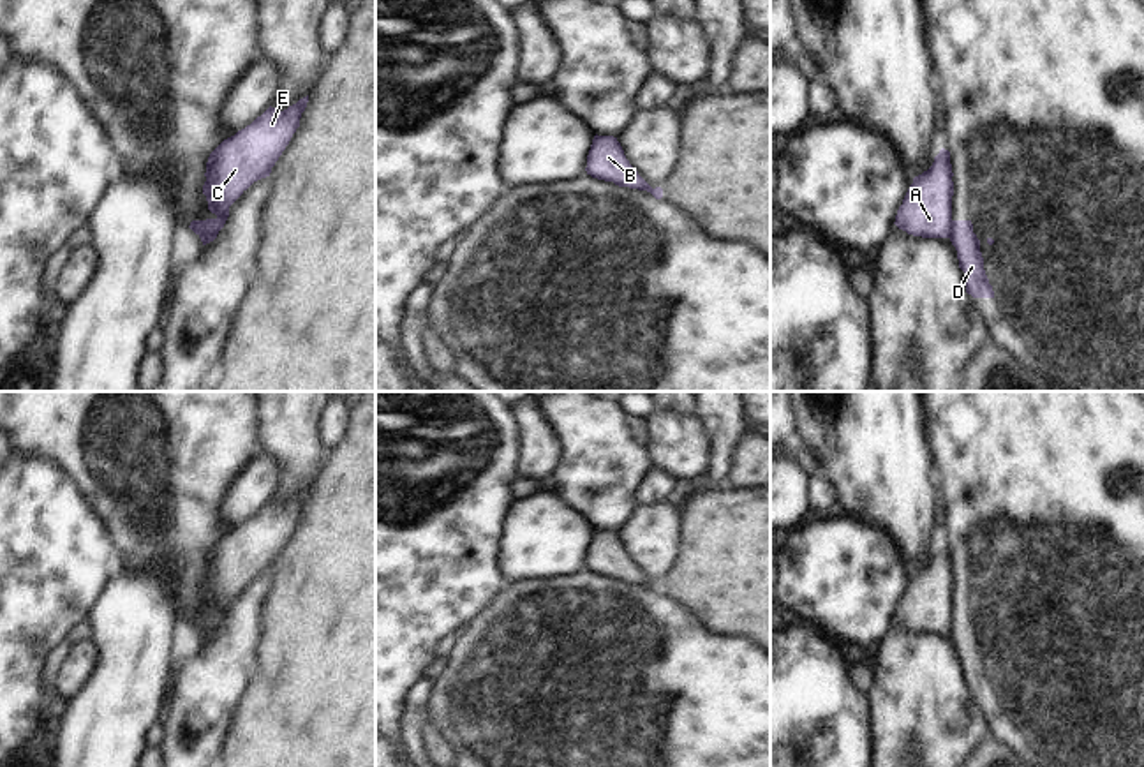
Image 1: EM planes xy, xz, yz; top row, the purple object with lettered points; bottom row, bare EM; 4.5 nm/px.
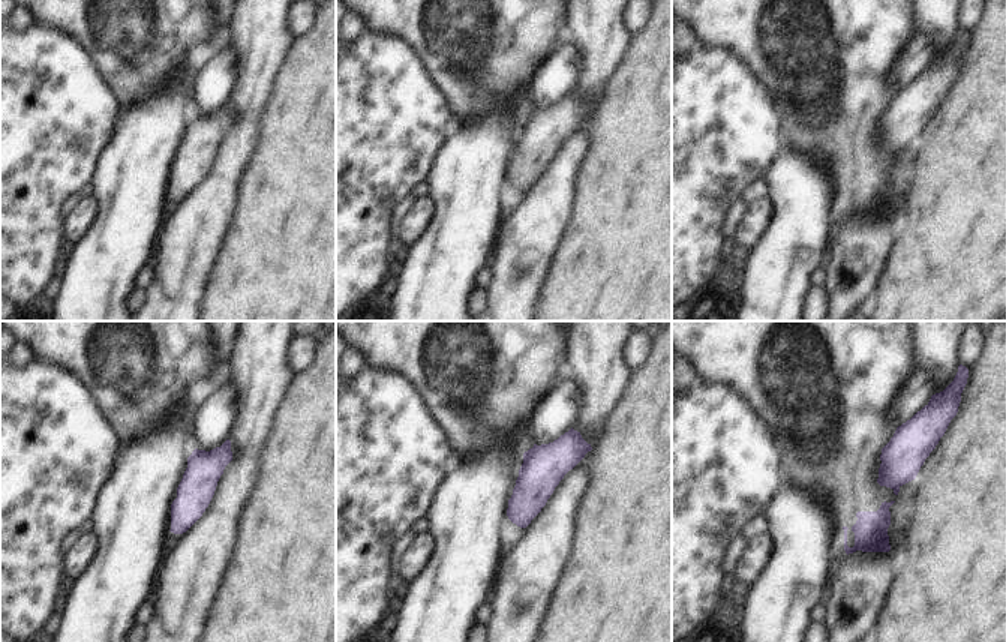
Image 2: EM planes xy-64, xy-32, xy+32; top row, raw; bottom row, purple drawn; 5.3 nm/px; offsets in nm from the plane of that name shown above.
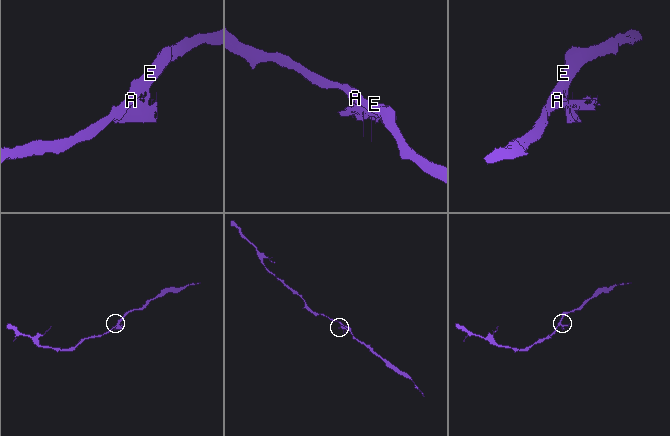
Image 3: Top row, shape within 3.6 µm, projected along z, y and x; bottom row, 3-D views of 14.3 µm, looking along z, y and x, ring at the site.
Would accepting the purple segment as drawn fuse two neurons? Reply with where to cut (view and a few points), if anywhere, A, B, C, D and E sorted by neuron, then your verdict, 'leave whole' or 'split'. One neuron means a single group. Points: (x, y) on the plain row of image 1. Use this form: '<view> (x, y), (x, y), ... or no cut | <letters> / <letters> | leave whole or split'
xy (205, 588), (219, 602), (228, 603) | A B C E / D | split

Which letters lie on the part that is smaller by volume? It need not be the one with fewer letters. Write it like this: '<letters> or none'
D

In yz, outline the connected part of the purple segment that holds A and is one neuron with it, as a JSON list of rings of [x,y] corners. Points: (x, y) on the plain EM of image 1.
[[[941,543],[932,561],[913,573],[895,610],[895,621],[922,633],[948,633],[952,628],[952,559]]]

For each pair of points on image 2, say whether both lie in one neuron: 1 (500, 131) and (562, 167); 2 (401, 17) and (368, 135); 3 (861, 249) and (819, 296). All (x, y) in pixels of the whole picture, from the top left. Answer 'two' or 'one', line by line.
1: two
2: two
3: two

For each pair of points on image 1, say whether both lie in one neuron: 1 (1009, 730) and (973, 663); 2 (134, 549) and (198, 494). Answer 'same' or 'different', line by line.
1: same
2: same

